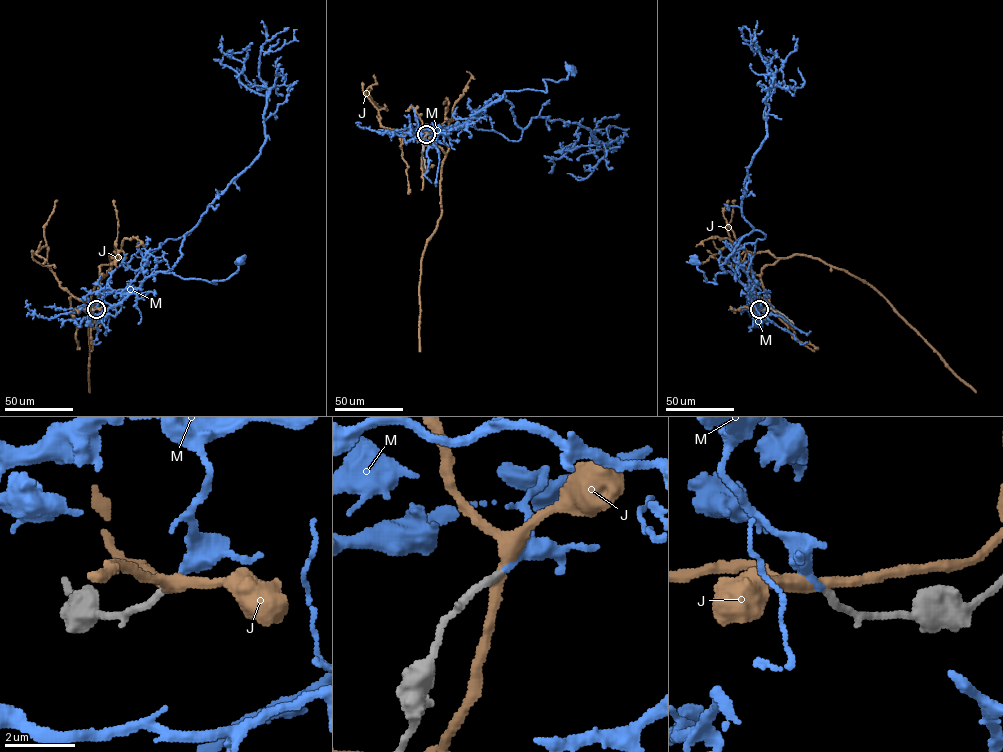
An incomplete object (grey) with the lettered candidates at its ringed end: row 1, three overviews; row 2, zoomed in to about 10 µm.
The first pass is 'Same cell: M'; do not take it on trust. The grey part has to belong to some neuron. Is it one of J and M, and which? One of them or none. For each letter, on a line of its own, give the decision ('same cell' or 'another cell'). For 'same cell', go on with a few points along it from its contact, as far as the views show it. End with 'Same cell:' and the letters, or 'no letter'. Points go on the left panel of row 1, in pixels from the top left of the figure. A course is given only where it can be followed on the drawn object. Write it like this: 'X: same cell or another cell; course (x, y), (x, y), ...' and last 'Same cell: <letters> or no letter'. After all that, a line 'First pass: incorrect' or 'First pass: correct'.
J: another cell
M: same cell; course (95, 309), (101, 301), (117, 305), (156, 272), (216, 284), (213, 280), (235, 273), (239, 261)
Same cell: M
First pass: correct

